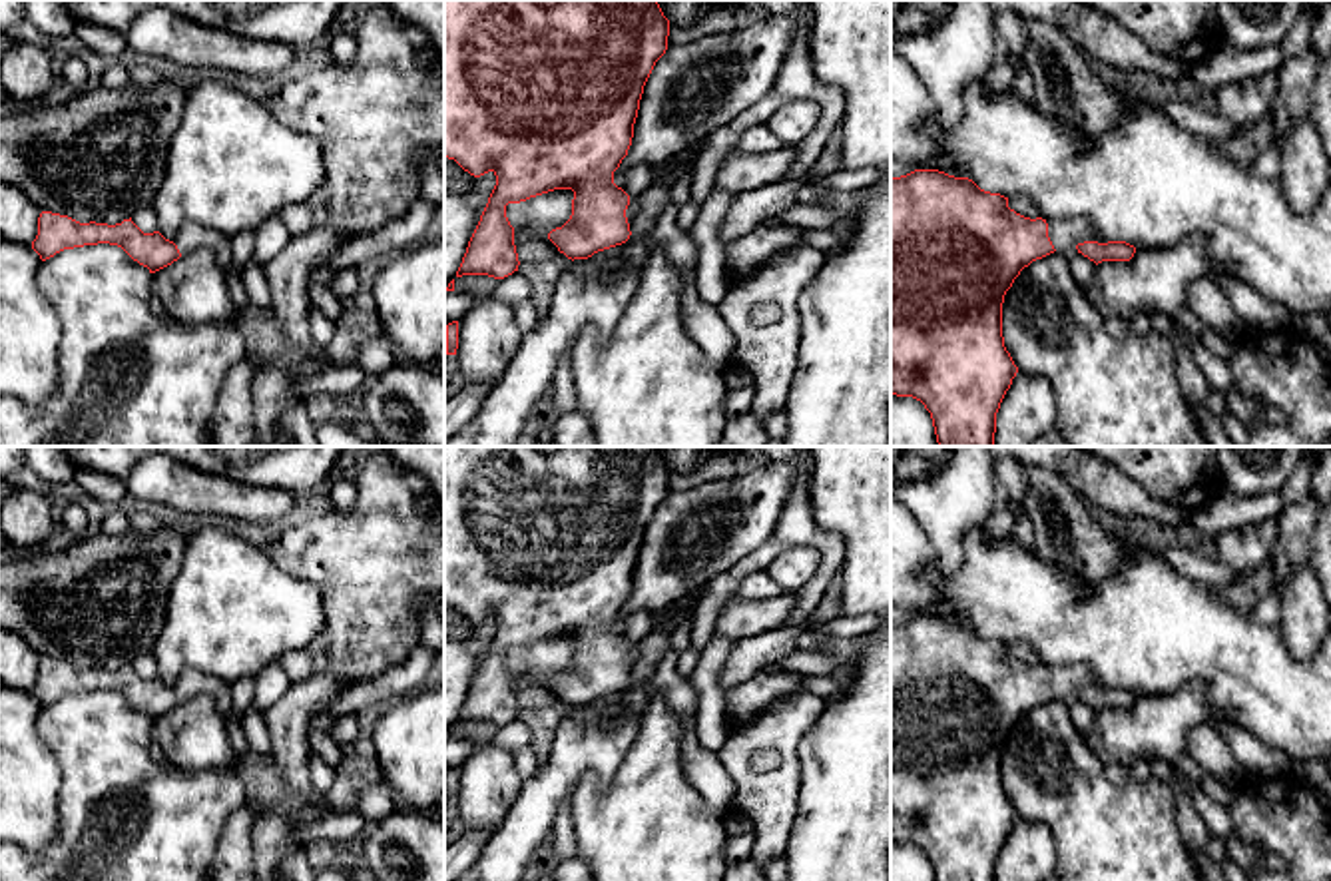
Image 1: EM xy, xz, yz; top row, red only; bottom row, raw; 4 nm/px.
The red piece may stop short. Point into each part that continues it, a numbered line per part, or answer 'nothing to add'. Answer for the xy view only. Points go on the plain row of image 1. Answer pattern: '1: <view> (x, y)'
1: xy (190, 682)

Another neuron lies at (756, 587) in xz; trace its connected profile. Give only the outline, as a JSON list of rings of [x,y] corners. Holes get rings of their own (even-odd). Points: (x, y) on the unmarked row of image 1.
[[[765,570],[749,574],[737,588],[733,598],[763,600],[779,596],[783,590],[775,584]]]

